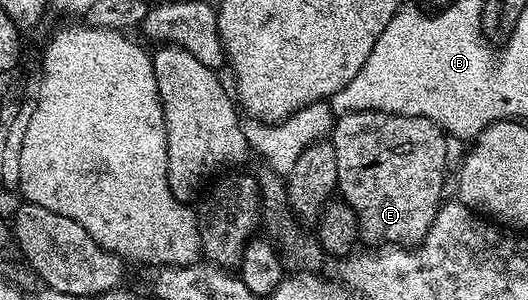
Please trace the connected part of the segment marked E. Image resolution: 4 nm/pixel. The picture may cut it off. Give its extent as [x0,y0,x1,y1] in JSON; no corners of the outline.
[332,111,446,249]

